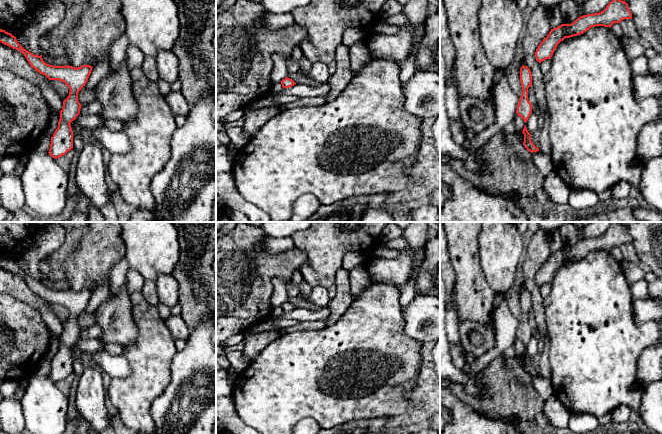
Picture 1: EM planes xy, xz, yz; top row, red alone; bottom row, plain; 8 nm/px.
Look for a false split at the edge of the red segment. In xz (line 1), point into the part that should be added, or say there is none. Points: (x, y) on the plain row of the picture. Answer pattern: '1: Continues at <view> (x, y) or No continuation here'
1: No continuation here

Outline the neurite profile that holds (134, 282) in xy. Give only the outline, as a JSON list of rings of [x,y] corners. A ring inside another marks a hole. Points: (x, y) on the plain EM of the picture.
[[[129,268],[126,274],[126,291],[128,294],[142,291],[145,283],[144,277],[136,270]]]

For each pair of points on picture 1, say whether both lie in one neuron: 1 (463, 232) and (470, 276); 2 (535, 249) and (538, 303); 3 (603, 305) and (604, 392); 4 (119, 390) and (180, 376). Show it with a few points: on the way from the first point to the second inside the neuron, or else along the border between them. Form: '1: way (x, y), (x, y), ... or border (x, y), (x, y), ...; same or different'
1: way (463, 243), (466, 265); same
2: way (533, 262), (530, 267), (530, 285), (534, 290); same
3: way (602, 327), (602, 370); same
4: border (175, 355), (171, 366), (171, 380), (157, 397); different

